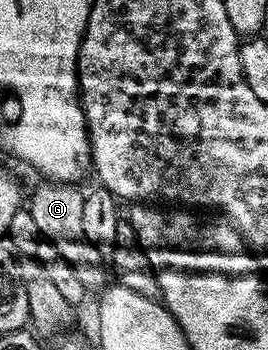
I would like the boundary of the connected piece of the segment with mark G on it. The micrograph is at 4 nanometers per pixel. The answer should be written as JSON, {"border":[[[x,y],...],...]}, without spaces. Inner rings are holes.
{"border":[[[44,180],[42,184],[32,191],[31,202],[29,202],[31,214],[39,228],[40,238],[57,247],[57,251],[77,271],[77,279],[81,279],[81,283],[85,283],[89,291],[102,290],[109,281],[108,270],[104,265],[105,253],[85,235],[84,190],[79,190],[78,184],[62,181]],[[102,261],[105,270],[103,270]]]}

